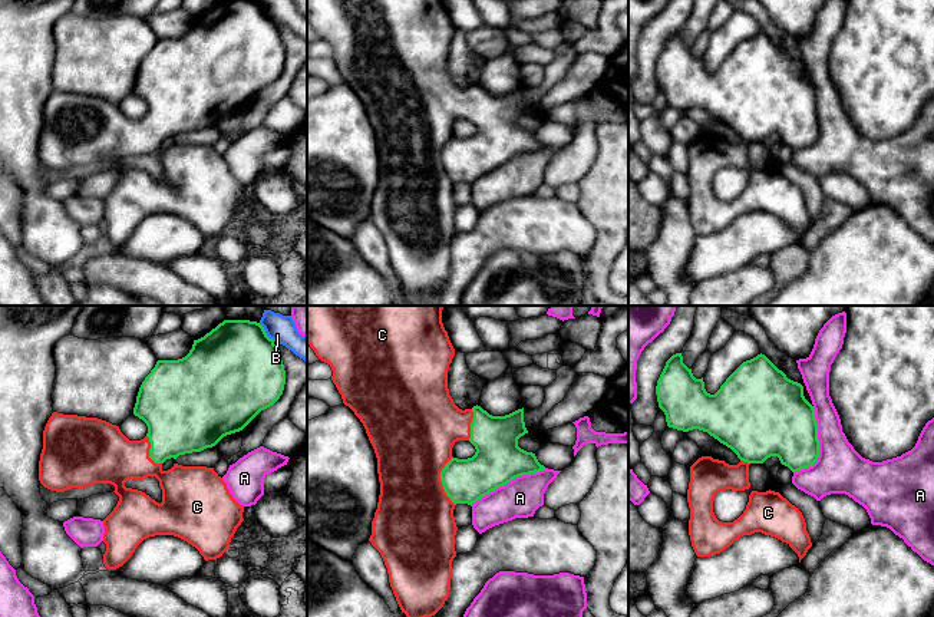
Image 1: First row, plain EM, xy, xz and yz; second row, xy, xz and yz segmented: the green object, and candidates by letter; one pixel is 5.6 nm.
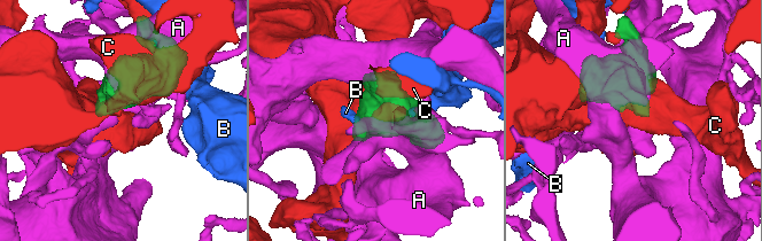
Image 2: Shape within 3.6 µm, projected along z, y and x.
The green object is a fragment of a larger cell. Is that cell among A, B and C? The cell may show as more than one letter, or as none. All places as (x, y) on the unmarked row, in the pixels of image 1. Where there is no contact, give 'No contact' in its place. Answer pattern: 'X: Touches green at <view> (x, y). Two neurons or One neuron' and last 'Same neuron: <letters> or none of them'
A: Touches green at yz (818, 124). Two neurons
B: Touches green at xy (266, 12). Two neurons
C: Touches green at xz (441, 158). One neuron
Same neuron: C

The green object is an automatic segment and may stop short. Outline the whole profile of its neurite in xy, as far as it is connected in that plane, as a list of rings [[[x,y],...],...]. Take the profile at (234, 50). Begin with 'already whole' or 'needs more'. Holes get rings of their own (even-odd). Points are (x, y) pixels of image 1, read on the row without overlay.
needs more; [[[222,0],[209,11],[207,11],[204,16],[194,19],[192,27],[185,36],[178,37],[178,39],[158,39],[155,46],[145,56],[145,59],[142,60],[139,66],[136,82],[133,86],[133,93],[142,98],[148,105],[148,112],[143,118],[129,119],[121,110],[119,105],[112,103],[98,96],[63,93],[63,92],[53,90],[43,109],[43,128],[42,128],[40,139],[39,139],[39,159],[44,166],[50,169],[56,169],[56,171],[65,171],[72,166],[86,166],[95,162],[110,162],[115,165],[113,171],[119,175],[119,179],[116,185],[113,187],[113,189],[103,198],[103,205],[105,205],[103,221],[106,222],[106,230],[103,232],[103,242],[108,248],[116,248],[122,245],[132,235],[132,232],[135,231],[135,228],[143,218],[149,215],[155,215],[155,214],[178,215],[187,220],[188,222],[191,222],[192,225],[195,225],[205,240],[217,238],[222,235],[222,232],[230,227],[231,217],[234,215],[237,207],[244,199],[242,197],[244,185],[240,184],[232,176],[232,174],[230,172],[230,168],[227,166],[227,162],[214,149],[214,146],[182,145],[182,143],[174,142],[171,148],[164,149],[162,142],[171,136],[176,138],[179,133],[201,131],[207,126],[212,126],[224,115],[242,109],[261,89],[273,85],[280,77],[284,69],[284,63],[286,63],[286,49],[284,49],[284,43],[280,34],[280,29],[274,23],[274,19],[267,14],[264,6],[257,0]],[[148,155],[155,155],[159,159],[159,165],[162,168],[161,182],[152,178],[149,174],[146,174],[142,169],[125,165],[125,161],[128,158],[145,158]]]

